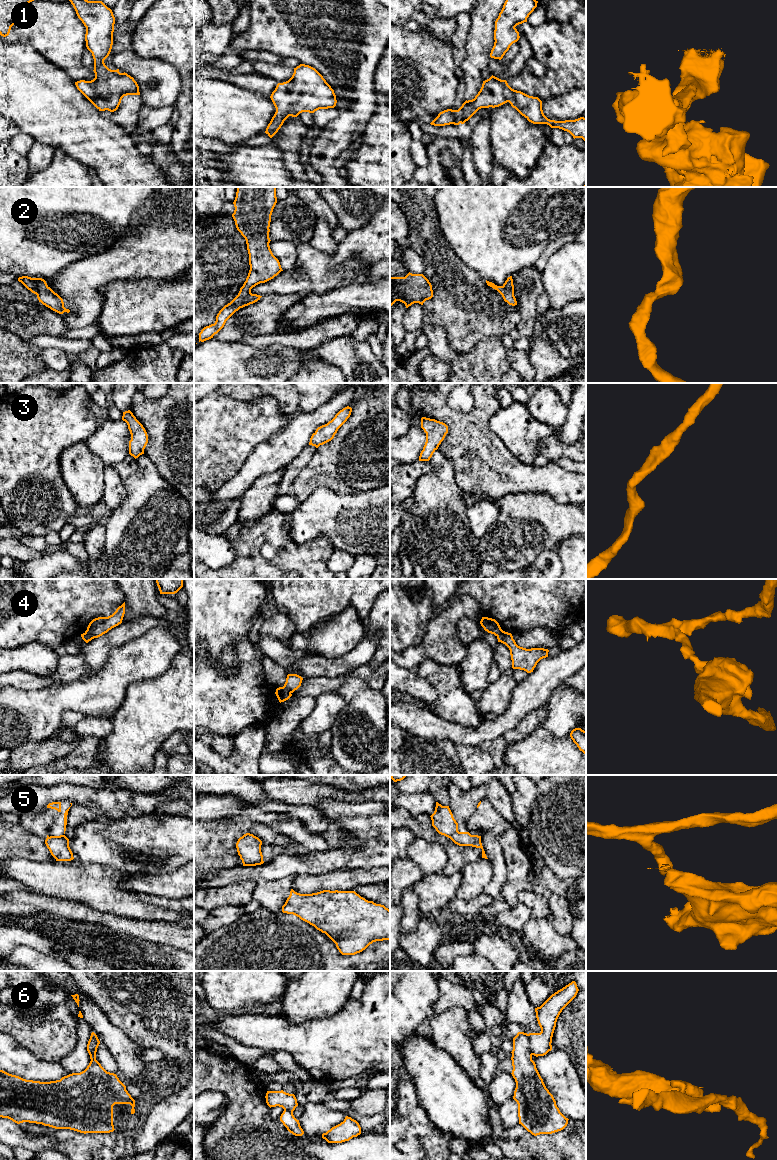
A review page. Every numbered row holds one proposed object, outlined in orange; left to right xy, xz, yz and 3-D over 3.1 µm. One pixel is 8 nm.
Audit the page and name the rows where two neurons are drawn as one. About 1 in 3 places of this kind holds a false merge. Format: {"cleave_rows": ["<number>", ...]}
{"cleave_rows": ["4", "5", "6"]}

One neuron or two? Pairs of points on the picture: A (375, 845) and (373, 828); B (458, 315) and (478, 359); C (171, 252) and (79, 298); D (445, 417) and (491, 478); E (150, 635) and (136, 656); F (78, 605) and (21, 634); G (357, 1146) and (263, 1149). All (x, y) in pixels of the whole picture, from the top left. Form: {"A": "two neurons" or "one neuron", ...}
{"A": "two neurons", "B": "two neurons", "C": "one neuron", "D": "one neuron", "E": "one neuron", "F": "one neuron", "G": "two neurons"}

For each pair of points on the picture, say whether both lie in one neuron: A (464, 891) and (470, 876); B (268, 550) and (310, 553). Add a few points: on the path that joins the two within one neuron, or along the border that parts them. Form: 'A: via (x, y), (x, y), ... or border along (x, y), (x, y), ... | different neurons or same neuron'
A: via (468, 887), (470, 880) | same neuron
B: via (278, 557), (300, 557) | same neuron

